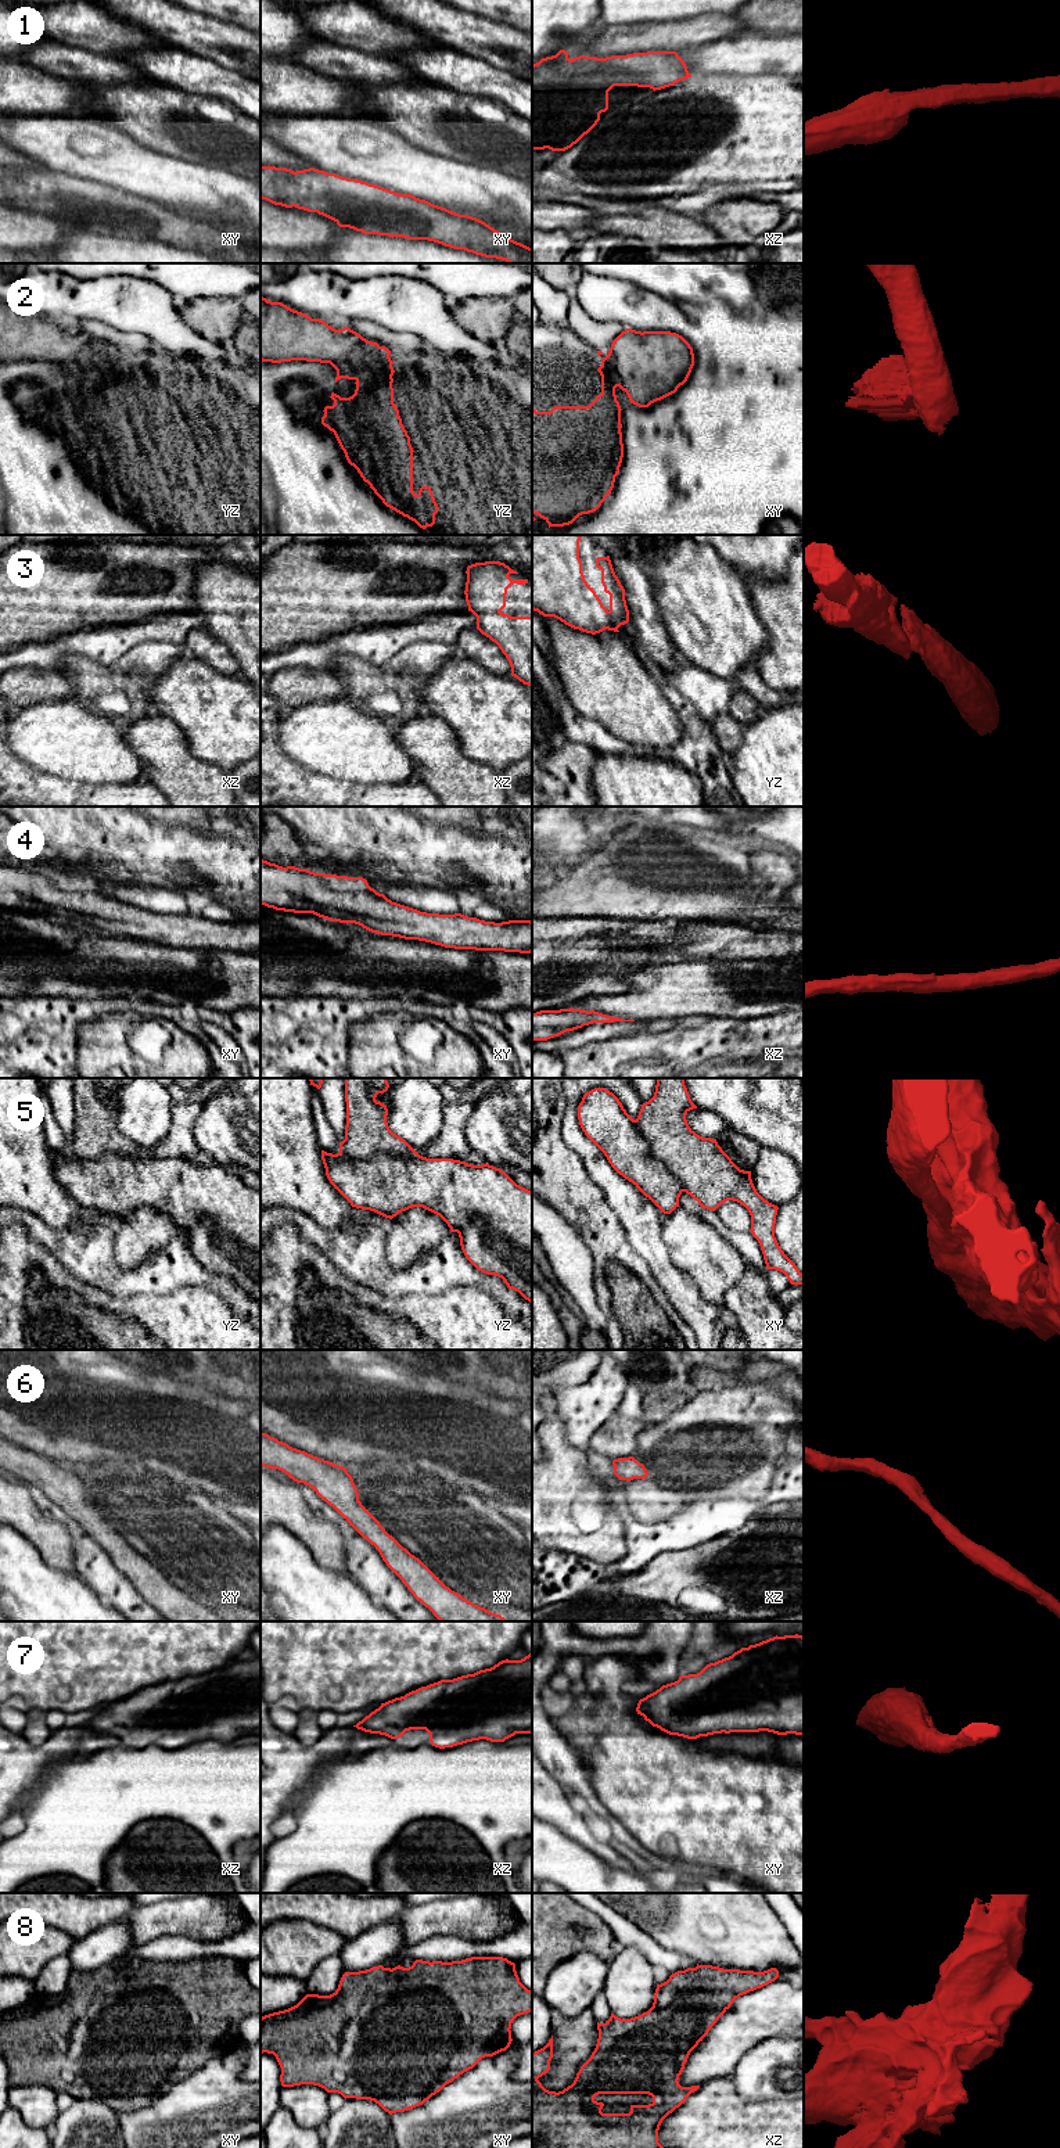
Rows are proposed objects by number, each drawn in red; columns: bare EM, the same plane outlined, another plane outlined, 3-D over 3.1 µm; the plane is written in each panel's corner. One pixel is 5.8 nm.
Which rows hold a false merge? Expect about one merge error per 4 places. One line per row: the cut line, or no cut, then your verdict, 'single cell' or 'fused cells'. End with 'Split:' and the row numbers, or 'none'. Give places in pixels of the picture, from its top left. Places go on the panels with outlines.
1: cut none; single cell
2: cut yz (388, 356), (384, 356), (356, 380); fused cells
3: cut none; single cell
4: cut none; single cell
5: cut yz (340, 1150), (359, 1160), (367, 1160), (374, 1155), (417, 1153); fused cells
6: cut none; single cell
7: cut none; single cell
8: cut none; single cell
Split: 2, 5

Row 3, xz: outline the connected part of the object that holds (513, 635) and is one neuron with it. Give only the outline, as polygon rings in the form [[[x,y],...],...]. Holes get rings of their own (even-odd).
[[[500,561],[475,563],[467,567],[466,601],[477,617],[477,629],[495,642],[510,662],[511,675],[532,686],[532,617],[503,614],[507,589],[528,579],[511,579],[518,574]]]

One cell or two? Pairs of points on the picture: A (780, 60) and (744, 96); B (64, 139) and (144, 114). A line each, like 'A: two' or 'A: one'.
A: two
B: two

